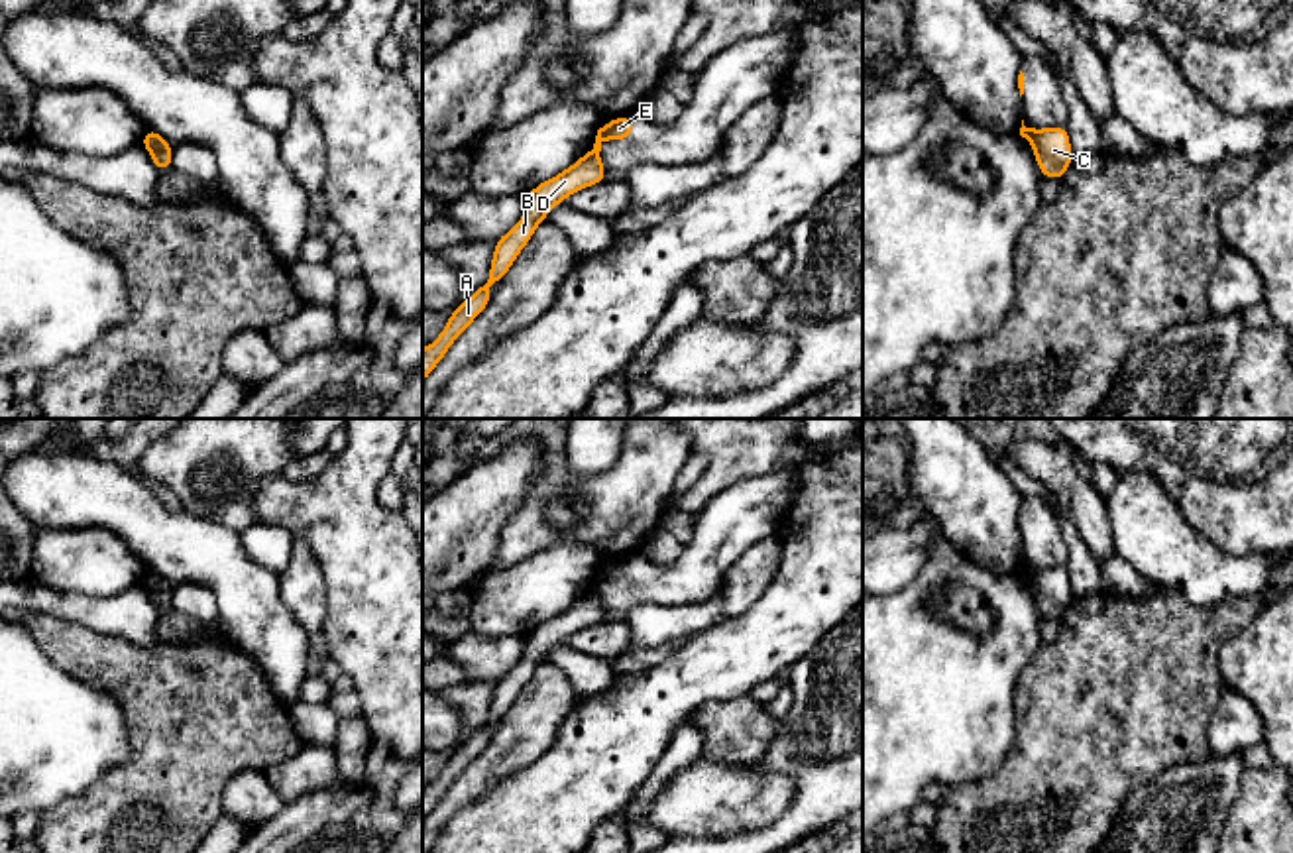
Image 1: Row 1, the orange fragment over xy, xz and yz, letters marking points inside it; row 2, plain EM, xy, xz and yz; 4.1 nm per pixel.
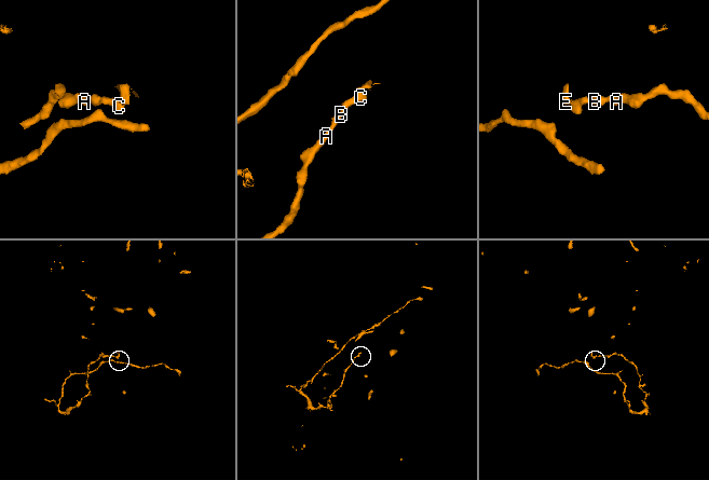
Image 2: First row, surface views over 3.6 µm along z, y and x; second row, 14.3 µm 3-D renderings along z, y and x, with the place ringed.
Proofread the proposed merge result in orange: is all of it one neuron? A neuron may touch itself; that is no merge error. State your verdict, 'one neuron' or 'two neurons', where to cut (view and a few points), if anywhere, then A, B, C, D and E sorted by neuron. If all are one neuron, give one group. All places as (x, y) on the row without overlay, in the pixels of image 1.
two neurons | xz (592, 590), (598, 596) | A B C D / E

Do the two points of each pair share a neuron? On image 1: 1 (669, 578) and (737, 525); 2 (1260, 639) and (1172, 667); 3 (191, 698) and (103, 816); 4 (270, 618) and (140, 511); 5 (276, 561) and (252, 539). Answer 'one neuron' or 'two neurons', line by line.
1: one neuron
2: two neurons
3: one neuron
4: one neuron
5: one neuron

